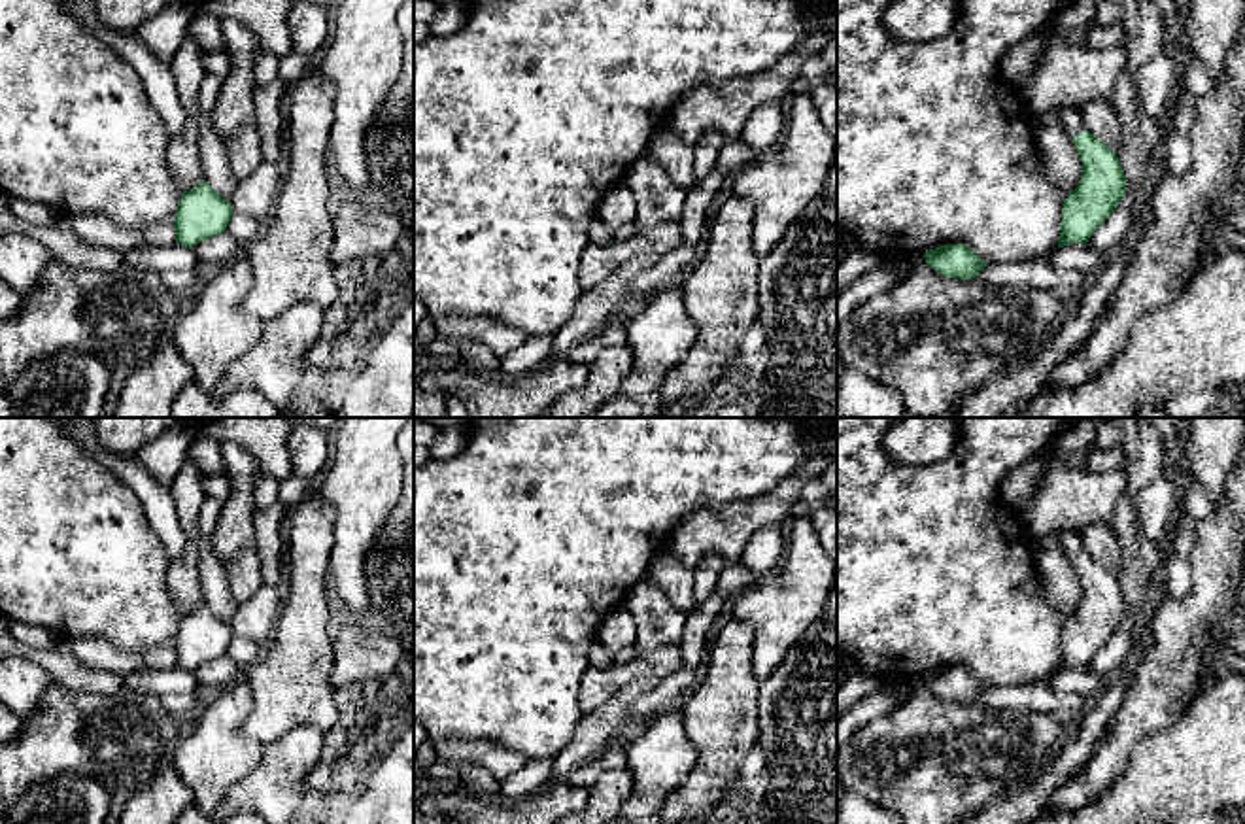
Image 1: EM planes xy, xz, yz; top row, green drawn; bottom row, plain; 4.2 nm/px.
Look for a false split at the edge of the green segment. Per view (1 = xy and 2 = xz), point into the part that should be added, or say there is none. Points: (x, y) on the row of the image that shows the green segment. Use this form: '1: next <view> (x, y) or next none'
1: next none
2: next xz (599, 233)

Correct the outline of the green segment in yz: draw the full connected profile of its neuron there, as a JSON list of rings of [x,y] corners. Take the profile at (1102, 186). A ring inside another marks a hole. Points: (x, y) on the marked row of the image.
[[[1071,106],[1054,108],[1083,163],[1081,181],[1064,200],[1060,248],[1088,242],[1124,198],[1126,178],[1117,153],[1086,130],[1079,110]]]

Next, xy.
[[[202,180],[189,191],[183,191],[174,219],[176,242],[193,249],[202,240],[227,231],[232,217],[229,198],[221,197]]]

